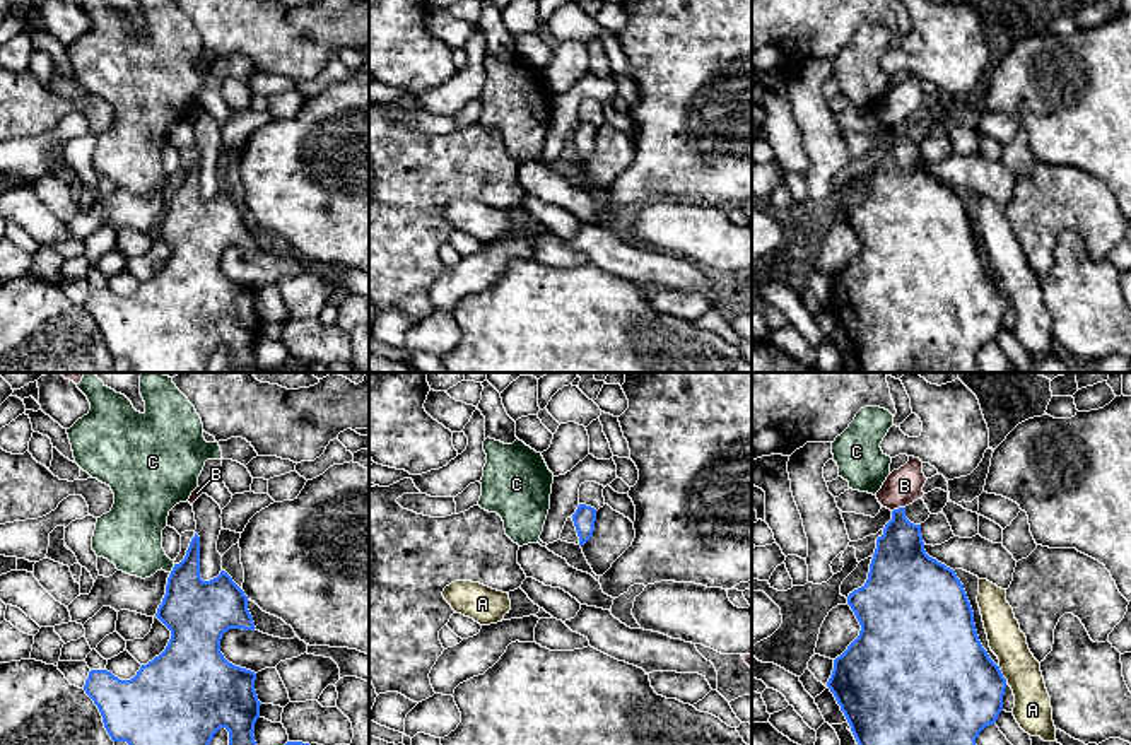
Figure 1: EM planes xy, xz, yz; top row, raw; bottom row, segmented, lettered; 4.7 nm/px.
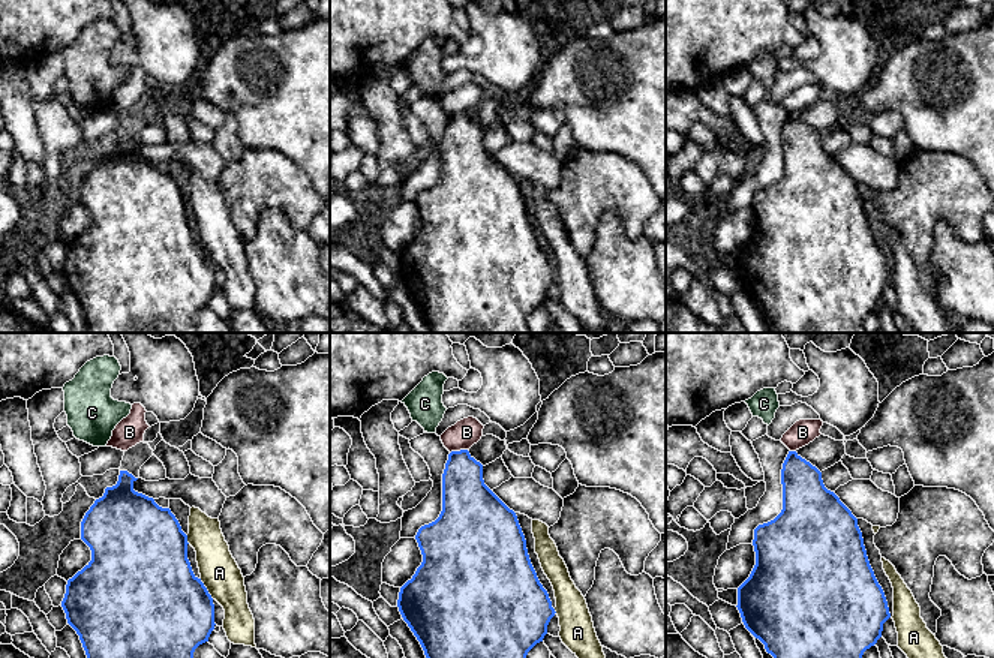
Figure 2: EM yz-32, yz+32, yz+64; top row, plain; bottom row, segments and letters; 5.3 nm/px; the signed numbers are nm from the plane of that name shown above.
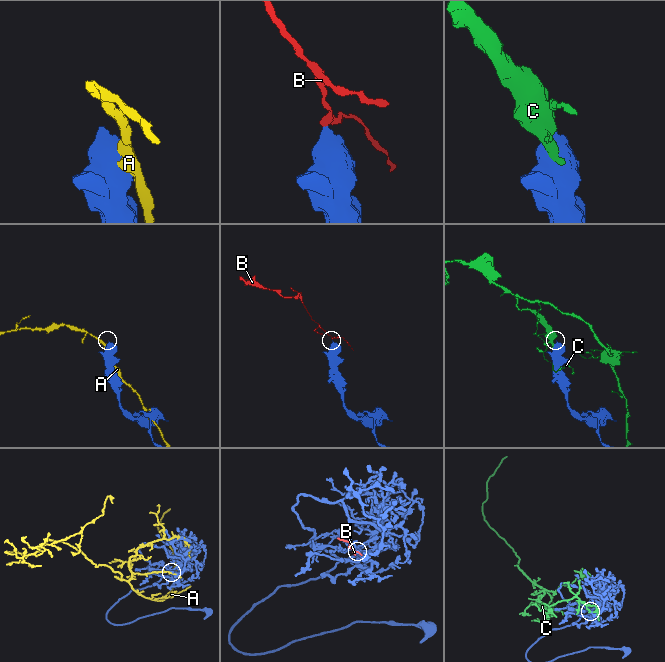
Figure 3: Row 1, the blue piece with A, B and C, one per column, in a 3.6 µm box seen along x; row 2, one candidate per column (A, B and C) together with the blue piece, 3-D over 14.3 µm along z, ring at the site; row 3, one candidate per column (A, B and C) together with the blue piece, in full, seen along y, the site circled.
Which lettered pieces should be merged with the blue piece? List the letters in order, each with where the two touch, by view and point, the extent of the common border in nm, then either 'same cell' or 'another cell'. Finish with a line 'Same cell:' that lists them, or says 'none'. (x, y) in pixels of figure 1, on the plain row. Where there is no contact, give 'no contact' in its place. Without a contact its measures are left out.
A: contact yz (1002, 291); length 80 nm; another cell
B: contact yz (899, 125); length 70 nm; another cell
C: contact xy (173, 185); length 50 nm; another cell
Same cell: none

